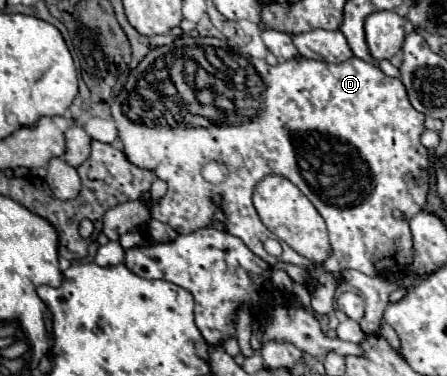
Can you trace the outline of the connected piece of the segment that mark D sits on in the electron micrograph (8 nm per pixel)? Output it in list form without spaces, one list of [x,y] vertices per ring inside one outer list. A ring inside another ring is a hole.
[[[184,35],[172,45],[152,49],[140,61],[140,65],[130,71],[124,89],[112,103],[110,111],[118,125],[126,157],[134,165],[154,171],[156,177],[168,185],[166,195],[156,205],[152,205],[152,217],[168,223],[178,233],[192,233],[212,225],[212,217],[218,209],[218,205],[212,201],[212,195],[218,193],[222,197],[220,207],[226,213],[226,223],[222,229],[240,237],[252,253],[256,253],[268,265],[292,263],[306,267],[308,271],[316,269],[314,261],[298,255],[286,243],[282,243],[284,251],[280,257],[272,257],[264,249],[264,241],[272,237],[272,233],[262,225],[252,205],[252,195],[256,183],[274,173],[290,179],[324,217],[332,245],[330,257],[322,263],[326,273],[340,275],[340,271],[346,269],[356,269],[370,277],[404,273],[404,269],[410,265],[410,259],[414,259],[408,221],[394,219],[392,209],[402,209],[402,213],[410,219],[426,205],[430,161],[428,149],[420,143],[420,135],[424,133],[424,115],[410,105],[402,81],[382,75],[374,63],[352,57],[344,63],[332,65],[326,61],[296,57],[270,67],[264,59],[254,59],[236,47],[230,47],[222,39]],[[160,65],[166,65],[166,69],[170,65],[184,67],[184,75],[188,75],[186,83],[194,93],[192,103],[186,103],[184,97],[180,97],[180,93],[170,83],[170,77],[164,79],[164,83],[160,81],[164,75],[160,73]],[[244,99],[250,99],[252,107],[244,105],[248,103]],[[210,161],[220,161],[228,167],[228,175],[220,185],[212,185],[200,175],[202,167]]]

